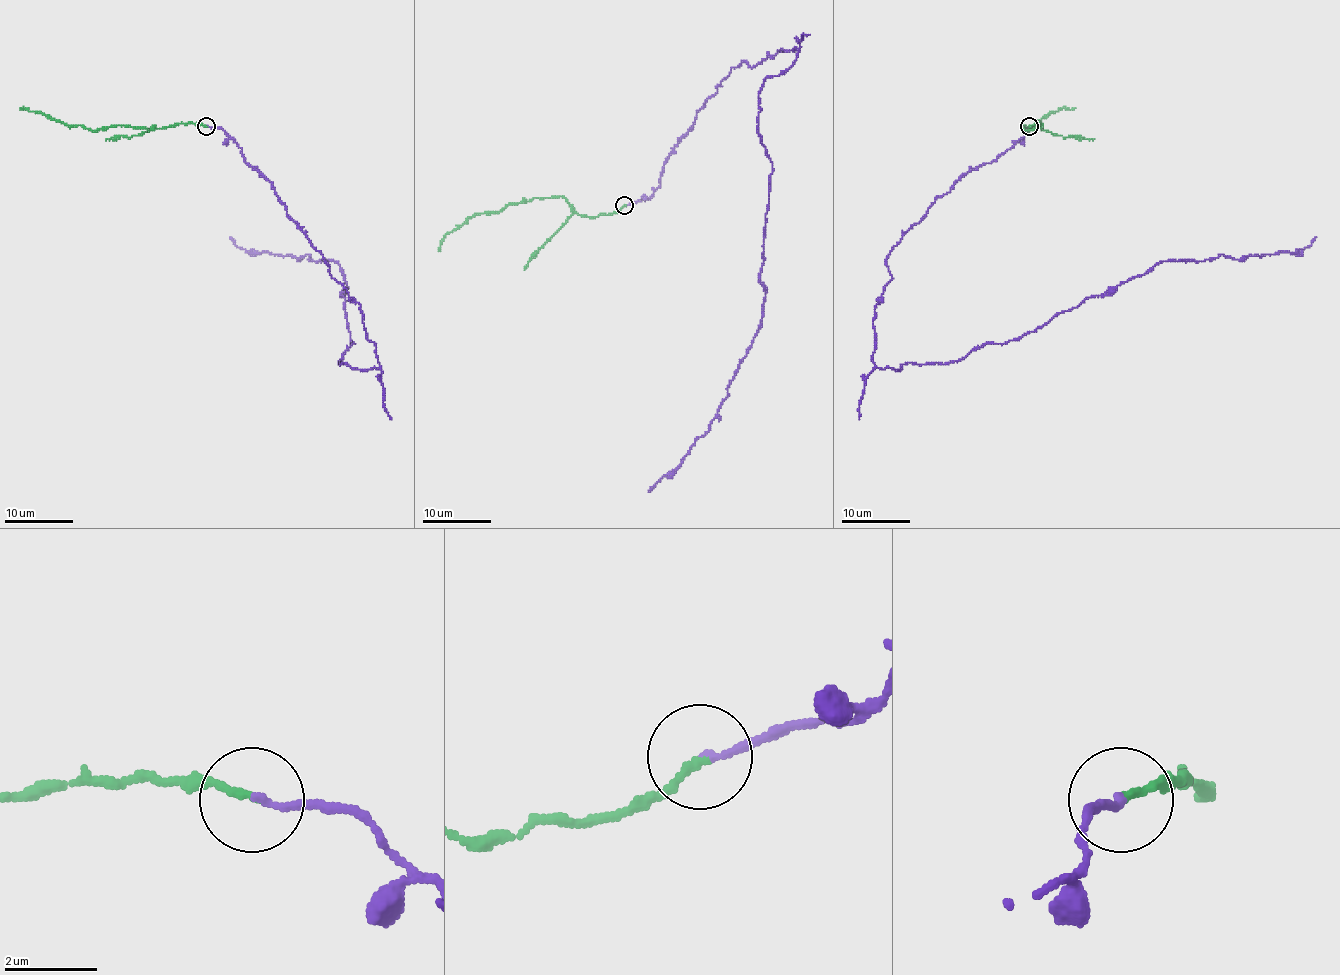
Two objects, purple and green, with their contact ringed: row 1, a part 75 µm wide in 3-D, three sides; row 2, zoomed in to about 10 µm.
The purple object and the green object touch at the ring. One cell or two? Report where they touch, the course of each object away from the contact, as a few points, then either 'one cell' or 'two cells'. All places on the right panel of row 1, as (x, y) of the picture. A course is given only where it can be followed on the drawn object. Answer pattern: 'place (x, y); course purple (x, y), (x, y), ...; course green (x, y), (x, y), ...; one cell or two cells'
place (1029, 126); course purple (1029, 127), (891, 247), (873, 328), (878, 367), (948, 364), (1019, 340), (1163, 261), (1299, 252), (1316, 237); course green (1029, 127), (1041, 125), (1039, 128), (1020, 128), (1022, 125), (1029, 130), (1060, 108), (1075, 108); one cell

